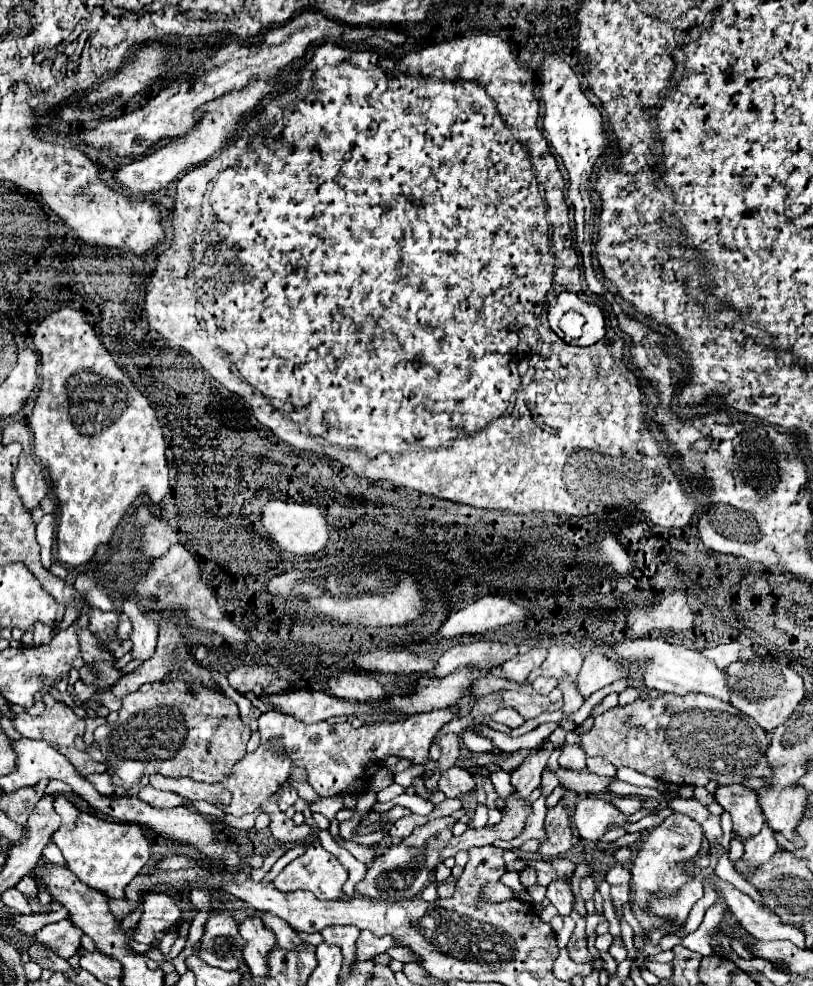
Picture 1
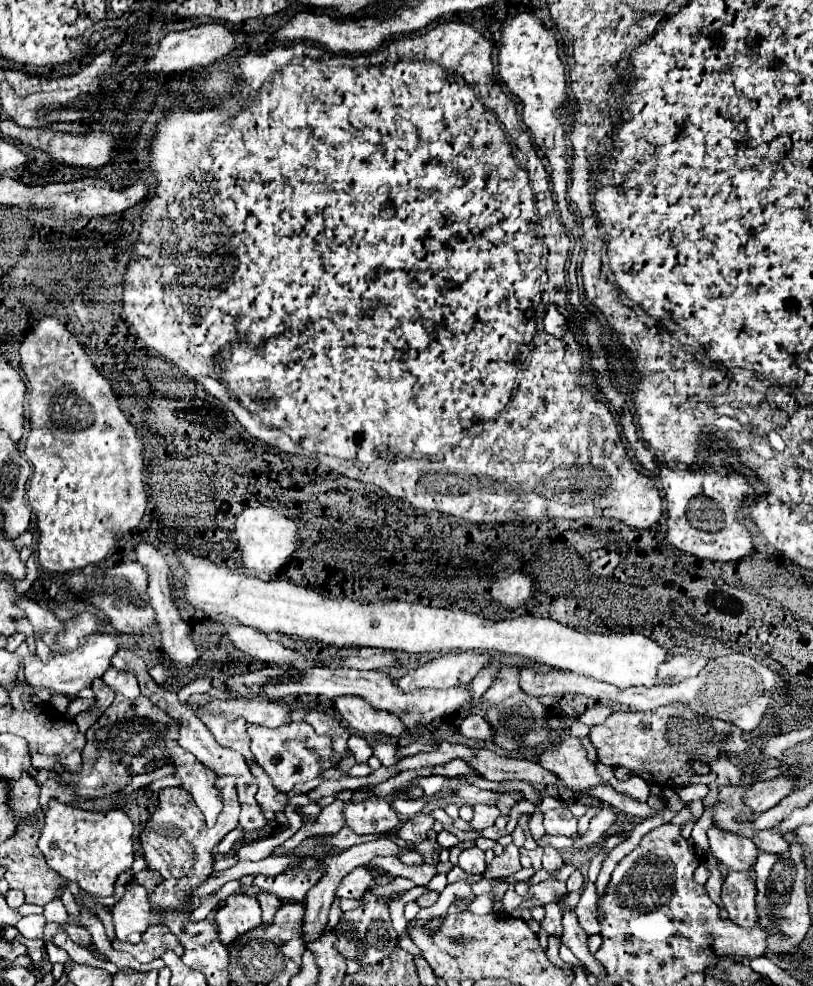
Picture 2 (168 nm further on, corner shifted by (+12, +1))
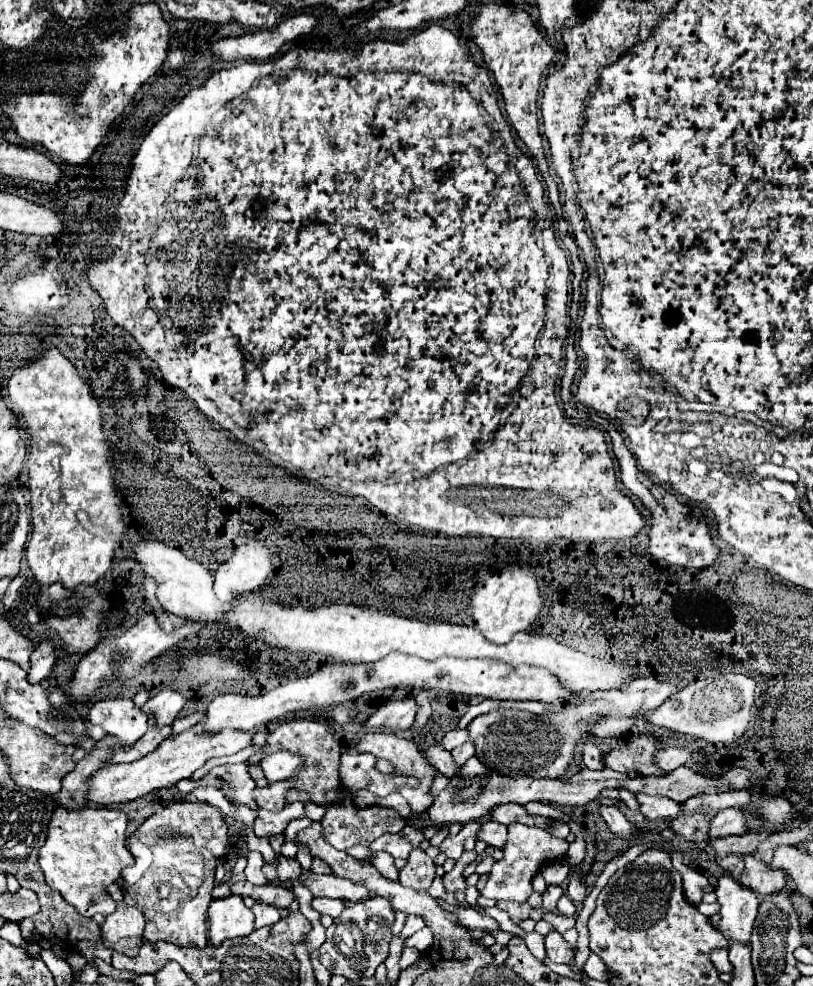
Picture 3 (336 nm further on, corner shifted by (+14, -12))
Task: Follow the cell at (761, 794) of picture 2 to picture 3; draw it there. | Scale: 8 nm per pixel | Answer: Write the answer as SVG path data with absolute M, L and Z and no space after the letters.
M738 807L722 809L714 815L710 823L710 837L726 837L726 835L744 835L748 831L746 811Z

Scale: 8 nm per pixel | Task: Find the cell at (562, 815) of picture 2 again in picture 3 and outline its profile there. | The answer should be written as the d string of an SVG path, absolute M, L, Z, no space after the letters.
M512 823L508 827L508 841L502 847L502 851L504 851L504 857L502 857L502 861L498 861L492 867L490 879L488 879L486 887L482 889L482 895L490 897L490 899L496 899L496 901L500 901L500 899L526 901L530 897L530 893L532 893L530 881L540 871L542 859L544 857L562 859L566 855L566 851L568 851L568 841L560 839L560 837L554 837L552 833L548 833L544 829L538 829L538 827Z

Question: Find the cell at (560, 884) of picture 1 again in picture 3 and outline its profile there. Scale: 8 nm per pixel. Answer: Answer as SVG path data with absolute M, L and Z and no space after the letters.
M550 931L546 935L546 957L554 963L568 963L572 959L572 949L564 941L564 937L558 931Z

